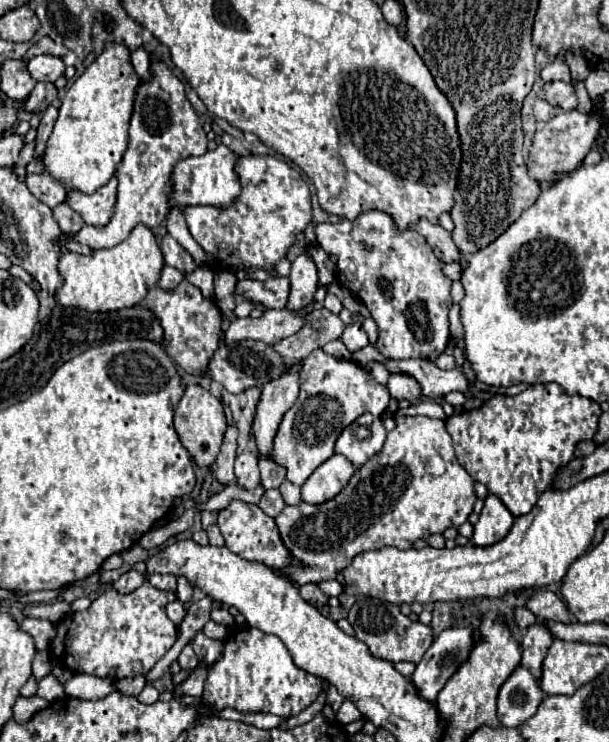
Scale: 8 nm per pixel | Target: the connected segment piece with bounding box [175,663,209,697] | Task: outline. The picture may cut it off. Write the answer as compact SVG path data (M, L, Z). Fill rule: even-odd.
M199 663L199 667L193 671L193 675L189 679L185 679L181 685L175 687L175 695L195 695L195 697L201 697L203 693L203 683L207 679L207 673L209 673L209 663Z

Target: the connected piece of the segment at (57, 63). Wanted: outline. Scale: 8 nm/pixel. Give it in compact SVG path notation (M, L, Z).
M37 55L29 63L29 73L35 81L57 81L65 73L65 65L61 57L51 57L51 55Z

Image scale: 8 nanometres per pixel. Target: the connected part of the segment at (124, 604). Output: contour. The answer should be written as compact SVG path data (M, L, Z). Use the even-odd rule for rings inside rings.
M147 581L129 595L121 595L109 587L91 603L87 611L69 613L61 621L65 629L65 643L59 647L55 639L51 653L57 659L61 657L61 661L77 673L109 677L113 681L133 675L147 675L177 639L177 627L165 613L165 605L169 601L175 601L173 593L159 591Z

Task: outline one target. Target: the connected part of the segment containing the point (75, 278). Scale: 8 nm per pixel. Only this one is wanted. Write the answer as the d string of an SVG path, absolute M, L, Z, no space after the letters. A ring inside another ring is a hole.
M137 225L129 237L115 247L97 249L89 255L63 253L59 261L63 285L57 289L57 299L65 307L81 307L87 311L117 311L139 305L149 289L157 287L163 265L157 237L147 225Z

